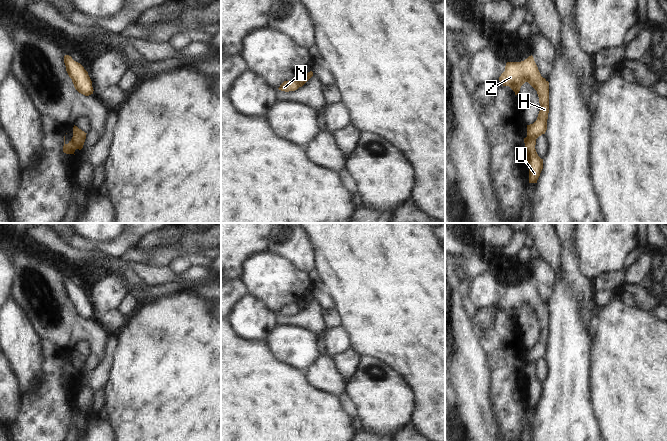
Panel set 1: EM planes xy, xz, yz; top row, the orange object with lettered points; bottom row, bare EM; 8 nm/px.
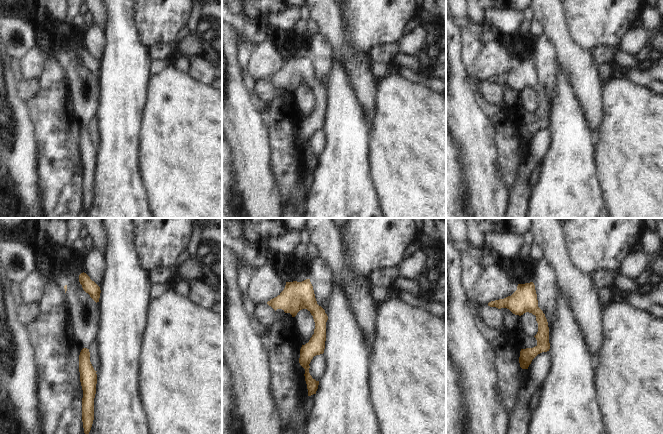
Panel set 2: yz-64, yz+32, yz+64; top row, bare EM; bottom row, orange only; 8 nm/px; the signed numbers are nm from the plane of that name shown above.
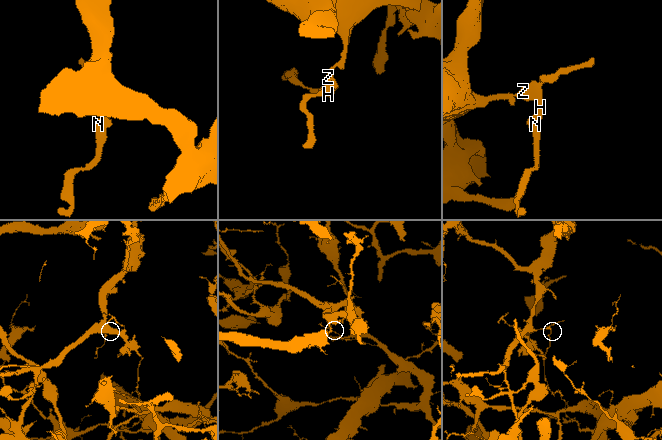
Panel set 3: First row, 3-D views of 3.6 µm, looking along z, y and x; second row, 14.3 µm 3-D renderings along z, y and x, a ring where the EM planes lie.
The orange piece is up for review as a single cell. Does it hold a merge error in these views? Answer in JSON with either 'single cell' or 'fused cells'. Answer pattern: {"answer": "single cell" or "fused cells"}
{"answer": "fused cells"}

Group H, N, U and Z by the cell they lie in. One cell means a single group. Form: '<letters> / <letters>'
H Z / N U

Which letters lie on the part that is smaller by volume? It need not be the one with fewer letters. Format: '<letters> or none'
N, U

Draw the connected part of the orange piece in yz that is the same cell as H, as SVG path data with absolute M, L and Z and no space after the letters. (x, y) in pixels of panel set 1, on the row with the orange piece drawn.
M533 56L521 62L507 62L505 71L499 77L503 86L509 86L517 95L521 86L528 82L536 91L539 97L540 111L537 120L527 125L527 137L524 143L537 139L547 130L547 119L549 113L549 82L543 78L538 70Z

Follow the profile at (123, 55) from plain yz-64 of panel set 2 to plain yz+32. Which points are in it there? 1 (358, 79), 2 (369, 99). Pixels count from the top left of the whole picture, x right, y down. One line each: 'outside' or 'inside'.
1: outside
2: outside

